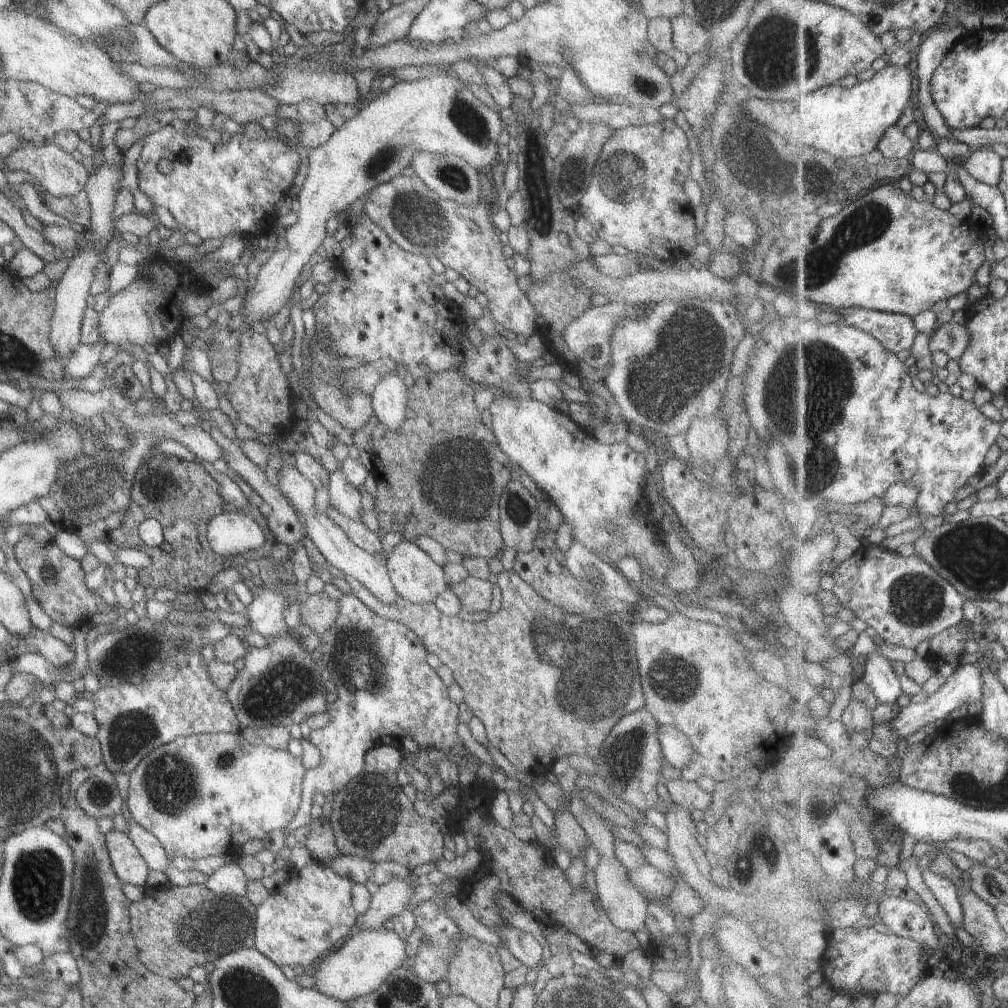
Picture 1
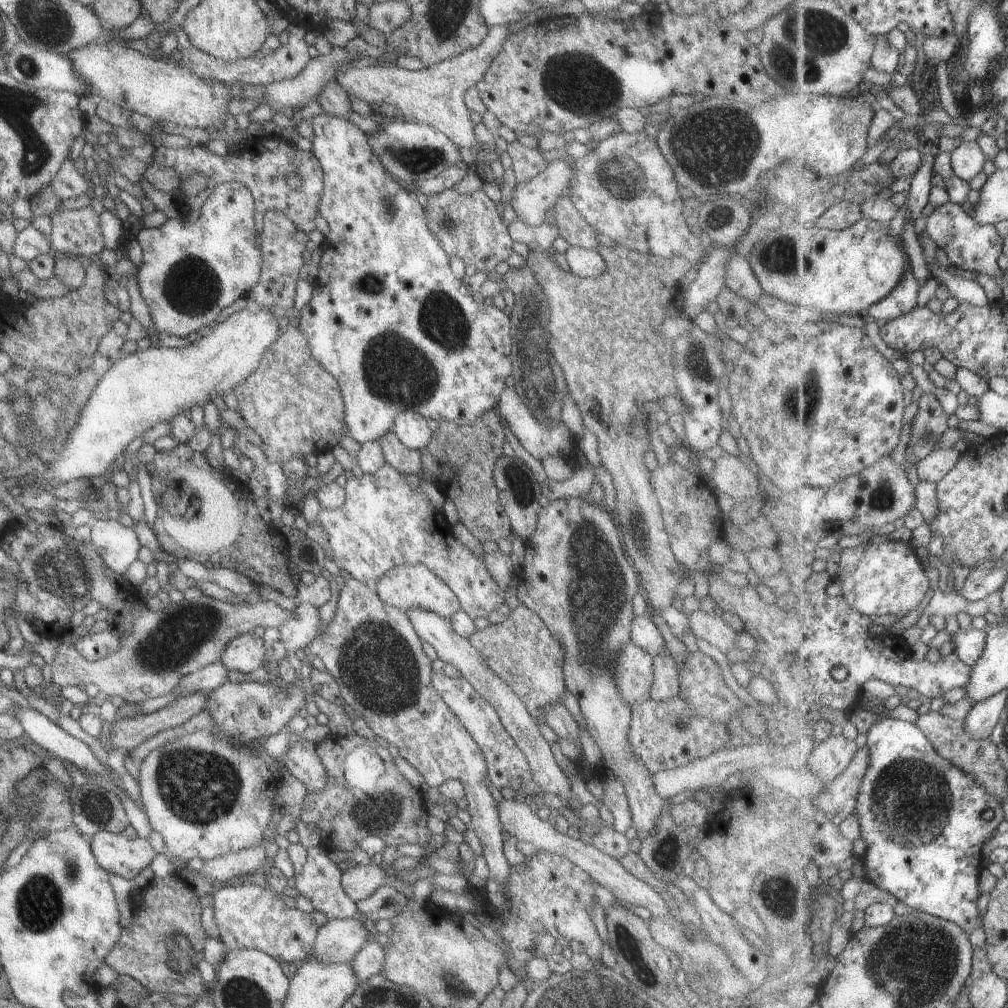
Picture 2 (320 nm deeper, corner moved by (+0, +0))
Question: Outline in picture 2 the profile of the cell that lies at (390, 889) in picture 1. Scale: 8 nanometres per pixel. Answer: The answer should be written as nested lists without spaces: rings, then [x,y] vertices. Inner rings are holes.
[[[356,914],[350,918],[328,920],[317,930],[310,957],[319,962],[347,962],[352,960],[357,950],[367,942],[367,936],[369,933],[365,930],[364,920],[362,922],[356,918]]]

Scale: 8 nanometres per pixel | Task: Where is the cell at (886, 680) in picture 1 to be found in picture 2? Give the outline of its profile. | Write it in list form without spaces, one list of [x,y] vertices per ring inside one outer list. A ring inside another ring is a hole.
[[[884,715],[883,718],[881,718],[881,722],[871,728],[867,738],[866,746],[869,746],[869,752],[871,752],[871,764],[869,764],[869,770],[867,770],[867,774],[865,774],[865,778],[863,778],[857,808],[855,808],[854,812],[859,818],[862,840],[866,844],[866,853],[862,857],[864,866],[866,867],[866,880],[872,881],[877,887],[881,888],[881,890],[889,892],[893,894],[893,896],[897,896],[905,905],[917,911],[933,914],[933,916],[937,916],[937,918],[949,920],[949,922],[957,924],[967,933],[981,928],[981,926],[984,926],[984,923],[982,922],[982,916],[981,912],[979,912],[979,904],[977,904],[977,902],[979,902],[981,895],[981,880],[979,880],[979,875],[983,869],[982,851],[985,842],[993,838],[993,832],[995,832],[997,826],[1005,820],[1003,810],[1001,810],[1002,804],[997,802],[997,798],[995,798],[983,784],[977,782],[974,778],[971,778],[971,776],[966,775],[964,770],[957,768],[957,766],[947,758],[940,756],[931,740],[928,739],[928,736],[913,723],[902,722],[901,720]]]

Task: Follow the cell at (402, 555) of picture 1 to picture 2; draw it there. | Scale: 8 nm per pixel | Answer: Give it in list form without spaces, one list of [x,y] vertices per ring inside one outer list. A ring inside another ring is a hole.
[[[418,563],[393,566],[383,576],[376,579],[375,595],[380,599],[380,602],[401,611],[413,606],[413,608],[429,610],[429,612],[433,612],[437,616],[449,619],[449,616],[460,610],[457,600],[449,591],[449,588],[446,588],[431,570],[427,570],[425,566]]]

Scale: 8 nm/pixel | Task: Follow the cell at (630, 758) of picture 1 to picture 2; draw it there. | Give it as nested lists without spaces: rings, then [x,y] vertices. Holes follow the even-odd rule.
[[[663,652],[652,658],[652,682],[648,699],[655,702],[667,702],[677,695],[677,670],[670,654]]]

